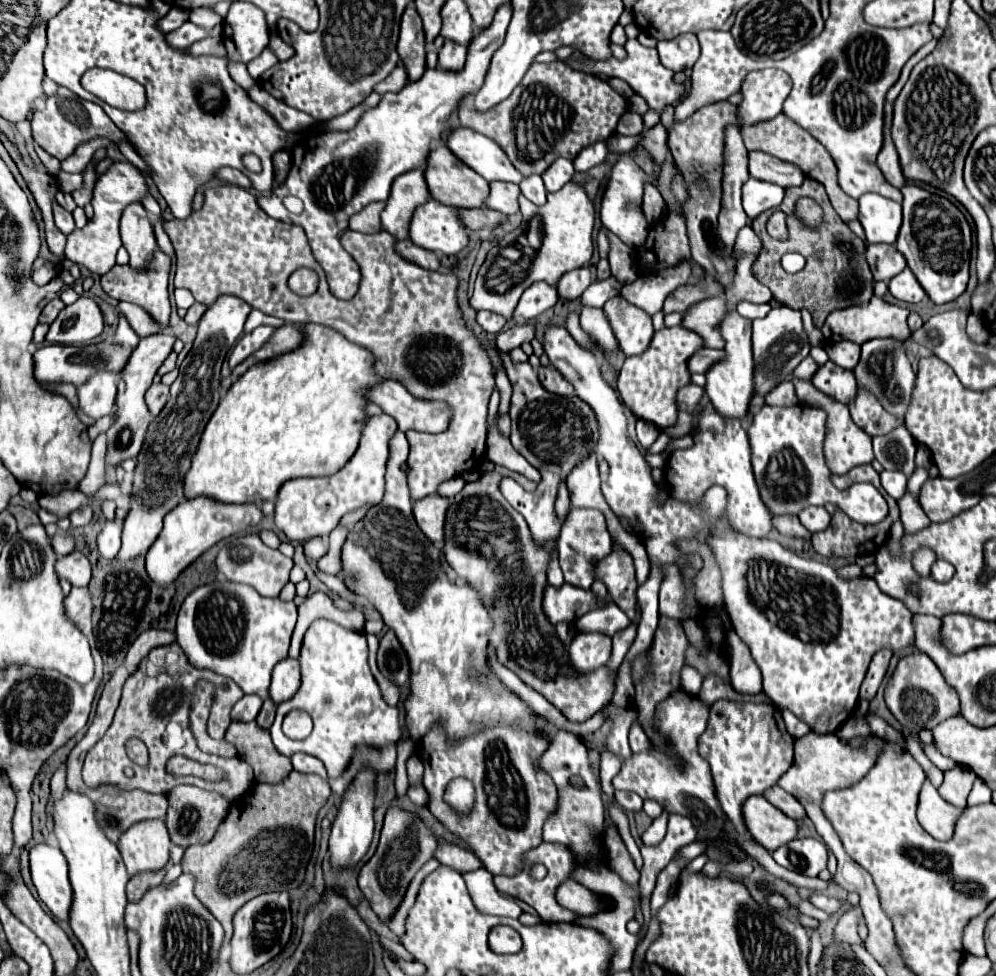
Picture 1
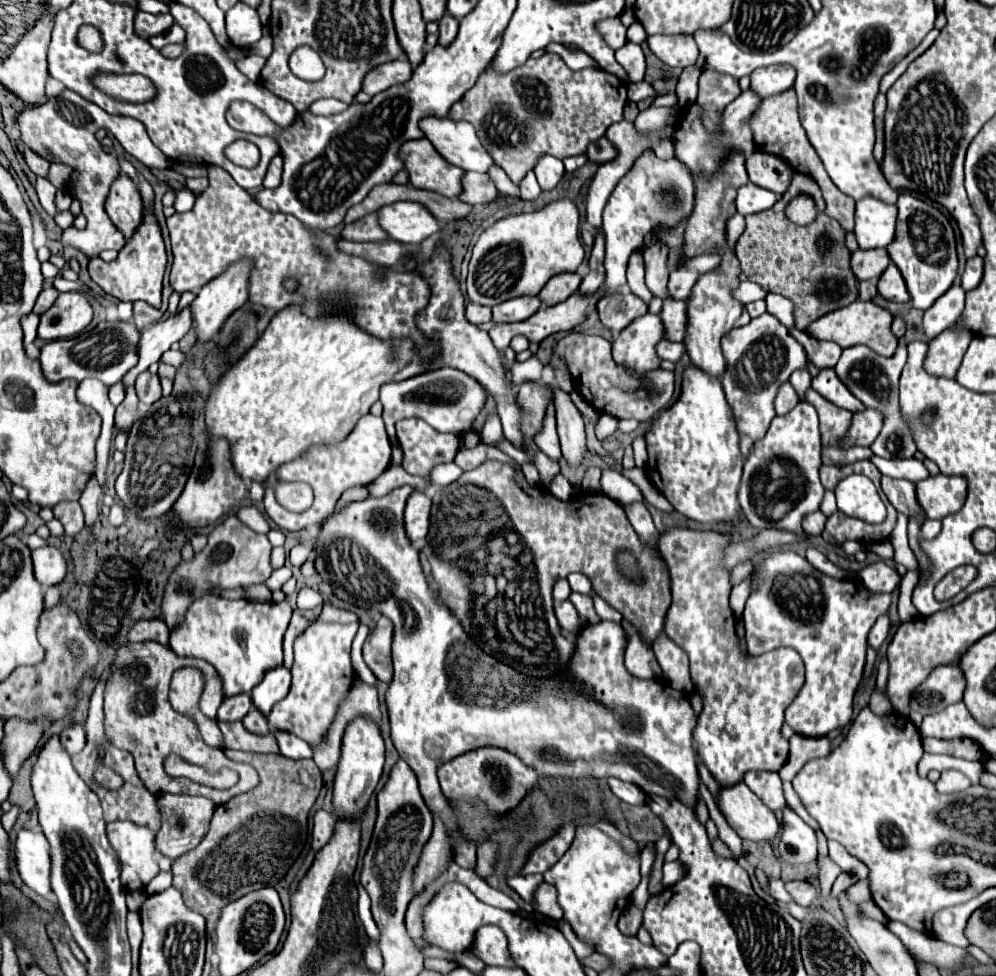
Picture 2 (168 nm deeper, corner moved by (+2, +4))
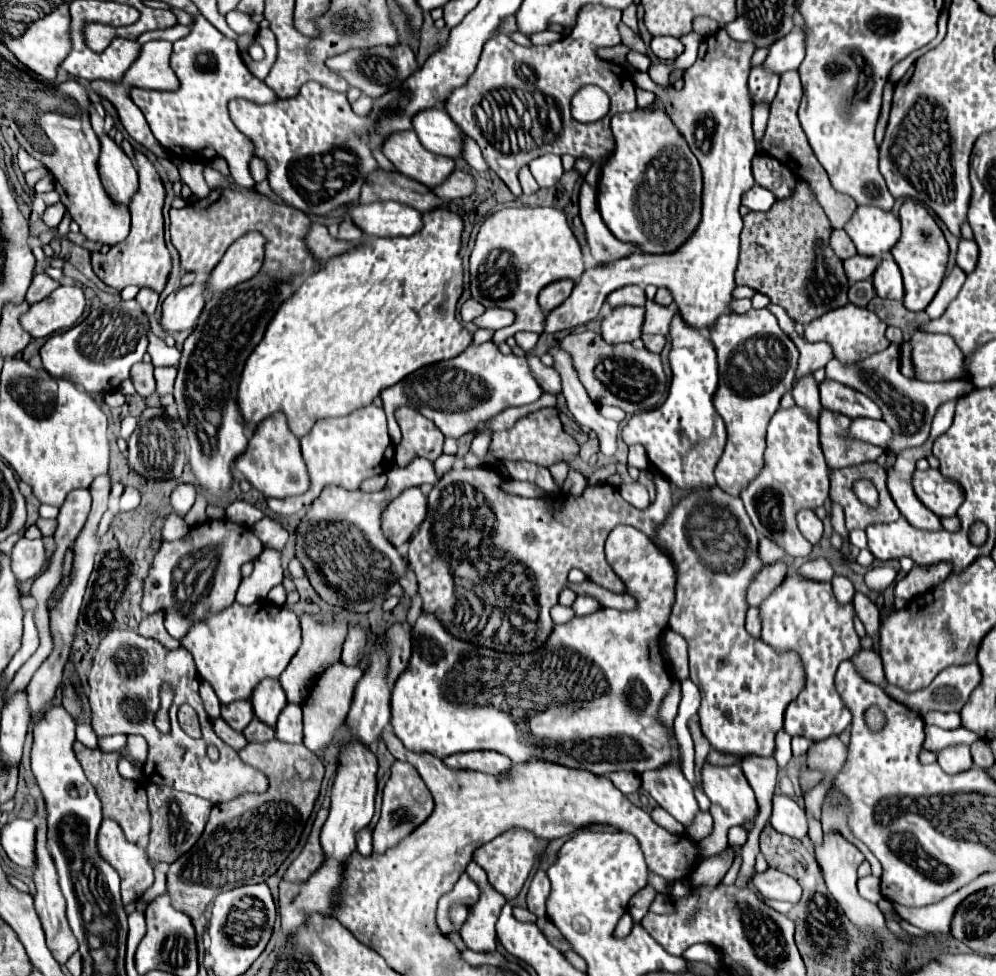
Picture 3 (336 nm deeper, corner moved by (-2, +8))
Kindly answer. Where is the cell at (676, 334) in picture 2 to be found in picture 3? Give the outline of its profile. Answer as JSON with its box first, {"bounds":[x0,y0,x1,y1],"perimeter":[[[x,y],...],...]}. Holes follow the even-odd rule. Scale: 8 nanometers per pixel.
{"bounds":[642,301,674,335],"perimeter":[[[646,301],[646,317],[642,325],[642,333],[658,333],[658,335],[668,335],[668,325],[674,315],[674,305],[672,307],[658,307],[654,301]]]}

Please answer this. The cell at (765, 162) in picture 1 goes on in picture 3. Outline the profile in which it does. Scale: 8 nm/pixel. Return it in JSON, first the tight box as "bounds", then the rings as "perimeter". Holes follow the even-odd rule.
{"bounds":[752,155,796,199],"perimeter":[[[756,155],[752,161],[752,171],[756,183],[770,189],[776,195],[776,199],[786,199],[794,195],[796,177],[784,163],[768,155]]]}

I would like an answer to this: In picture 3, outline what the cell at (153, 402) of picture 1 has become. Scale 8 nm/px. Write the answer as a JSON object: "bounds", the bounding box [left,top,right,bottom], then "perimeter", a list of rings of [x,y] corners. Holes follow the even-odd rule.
{"bounds":[130,361,156,397],"perimeter":[[[144,361],[134,365],[130,371],[130,379],[132,379],[138,395],[142,395],[142,397],[148,397],[156,391],[156,381],[154,381],[152,371],[154,371],[152,363],[144,363]]]}

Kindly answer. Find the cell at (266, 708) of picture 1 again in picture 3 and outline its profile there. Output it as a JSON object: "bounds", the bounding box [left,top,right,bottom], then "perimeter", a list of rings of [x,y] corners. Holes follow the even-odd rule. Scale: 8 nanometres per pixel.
{"bounds":[242,719,274,743],"perimeter":[[[252,719],[250,725],[242,731],[248,743],[266,743],[270,739],[274,739],[274,729],[268,727],[266,723],[260,723],[260,719]]]}

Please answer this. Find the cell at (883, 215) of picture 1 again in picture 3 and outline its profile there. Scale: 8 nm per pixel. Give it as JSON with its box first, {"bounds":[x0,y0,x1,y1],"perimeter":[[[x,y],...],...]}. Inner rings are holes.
{"bounds":[844,207,900,257],"perimeter":[[[858,207],[844,231],[854,241],[858,255],[882,257],[900,239],[900,221],[890,211],[878,211],[878,207]]]}

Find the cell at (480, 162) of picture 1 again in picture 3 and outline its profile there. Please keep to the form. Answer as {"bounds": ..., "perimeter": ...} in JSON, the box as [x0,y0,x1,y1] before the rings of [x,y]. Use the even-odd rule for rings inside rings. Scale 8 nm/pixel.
{"bounds":[412,109,462,157],"perimeter":[[[444,109],[418,111],[412,119],[412,131],[432,153],[446,157],[458,157],[462,153],[462,131]]]}

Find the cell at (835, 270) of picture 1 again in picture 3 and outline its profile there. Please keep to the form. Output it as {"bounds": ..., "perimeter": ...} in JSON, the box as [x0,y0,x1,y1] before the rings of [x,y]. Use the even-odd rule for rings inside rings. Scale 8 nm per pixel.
{"bounds":[736,183,848,325],"perimeter":[[[806,183],[796,185],[796,195],[776,201],[770,211],[750,211],[740,235],[736,285],[748,285],[780,305],[790,319],[808,325],[820,315],[848,303],[848,279],[842,261],[830,249],[830,221]]]}

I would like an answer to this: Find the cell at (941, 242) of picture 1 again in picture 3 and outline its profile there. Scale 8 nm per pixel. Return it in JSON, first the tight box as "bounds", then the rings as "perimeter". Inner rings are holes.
{"bounds":[892,199,948,311],"perimeter":[[[912,199],[904,201],[900,209],[900,221],[902,221],[902,237],[894,245],[892,255],[904,279],[904,307],[908,311],[924,311],[944,279],[946,261],[948,261],[948,243],[940,227],[936,225],[934,217],[918,201]]]}

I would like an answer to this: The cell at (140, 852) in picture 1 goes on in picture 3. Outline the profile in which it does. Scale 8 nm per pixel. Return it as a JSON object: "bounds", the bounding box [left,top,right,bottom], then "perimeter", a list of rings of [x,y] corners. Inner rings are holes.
{"bounds":[96,819,154,903],"perimeter":[[[110,819],[102,821],[96,841],[100,857],[108,861],[122,879],[122,903],[134,903],[154,883],[152,863],[146,851],[134,843],[128,843],[118,823]]]}

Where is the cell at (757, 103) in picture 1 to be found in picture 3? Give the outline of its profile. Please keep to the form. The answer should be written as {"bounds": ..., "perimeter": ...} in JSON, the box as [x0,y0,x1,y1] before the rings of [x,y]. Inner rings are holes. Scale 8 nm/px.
{"bounds":[766,29,804,73],"perimeter":[[[800,29],[790,31],[782,39],[774,41],[770,47],[770,55],[766,59],[766,67],[774,73],[784,73],[790,69],[798,69],[804,59],[804,33]]]}

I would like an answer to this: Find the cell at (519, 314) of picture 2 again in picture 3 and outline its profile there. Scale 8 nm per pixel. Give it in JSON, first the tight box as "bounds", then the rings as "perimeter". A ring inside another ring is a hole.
{"bounds":[474,307,514,331],"perimeter":[[[492,307],[492,309],[486,309],[480,317],[476,317],[476,319],[474,319],[474,325],[480,327],[480,329],[498,331],[498,329],[502,329],[502,327],[508,327],[512,321],[514,321],[514,313],[502,311],[502,309],[498,309],[498,307]]]}

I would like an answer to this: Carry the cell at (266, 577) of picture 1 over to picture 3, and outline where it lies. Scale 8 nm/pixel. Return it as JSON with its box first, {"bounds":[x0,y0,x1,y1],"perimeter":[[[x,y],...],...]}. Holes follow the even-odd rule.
{"bounds":[140,519,264,639],"perimeter":[[[208,519],[202,525],[192,527],[180,541],[164,541],[160,545],[150,563],[148,577],[144,579],[140,609],[144,613],[162,613],[166,631],[174,639],[182,639],[194,623],[208,619],[234,603],[242,579],[242,563],[254,561],[262,551],[264,545],[248,527],[228,519]]]}

